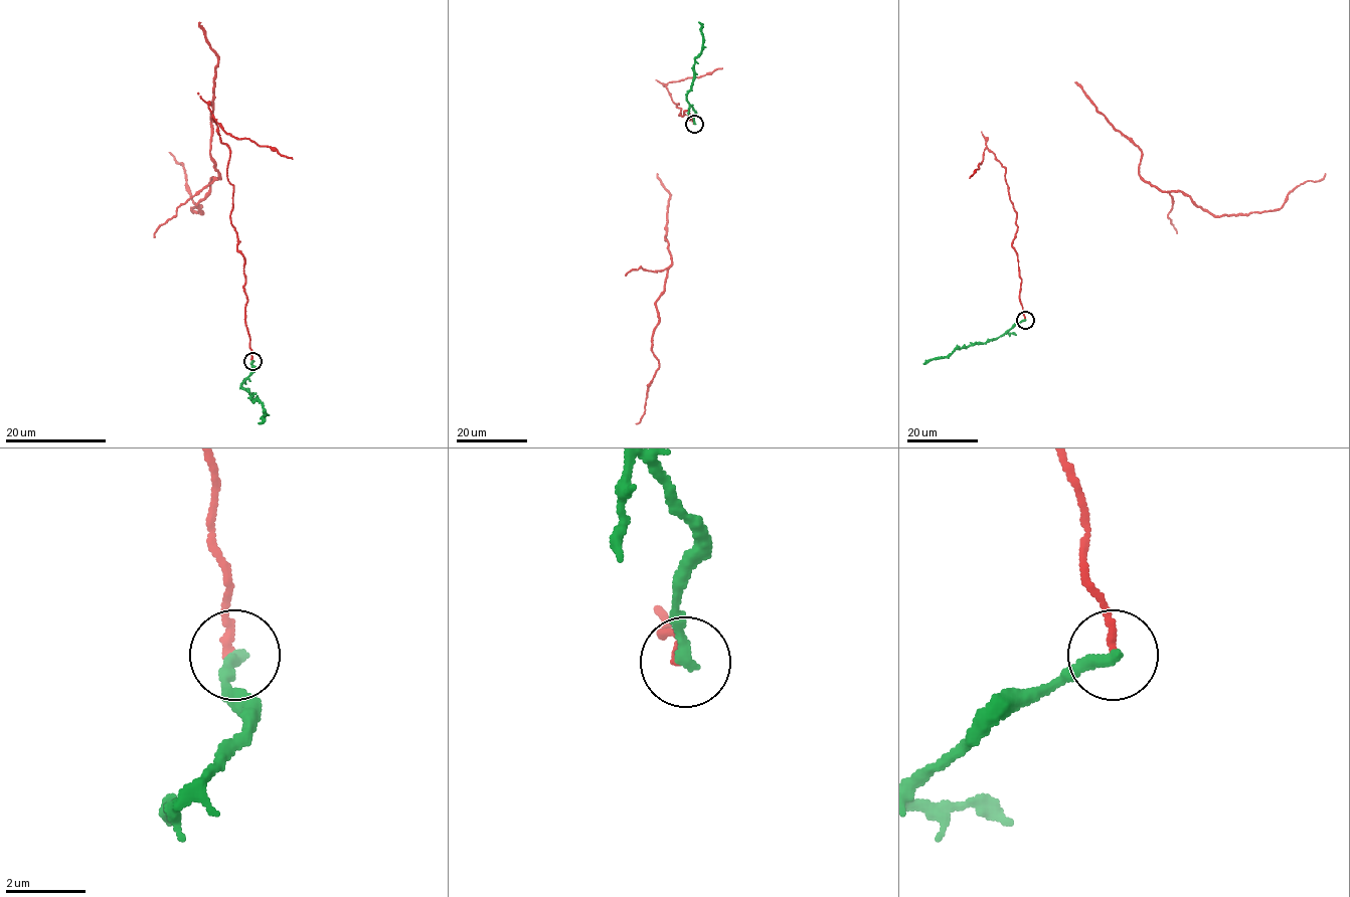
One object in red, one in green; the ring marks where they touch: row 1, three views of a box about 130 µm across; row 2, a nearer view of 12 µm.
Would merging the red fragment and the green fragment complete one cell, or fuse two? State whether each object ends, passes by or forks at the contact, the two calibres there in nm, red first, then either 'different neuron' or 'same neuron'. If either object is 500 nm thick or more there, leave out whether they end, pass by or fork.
red ends; green ends; calibres 200 and 300 nm; different neuron

